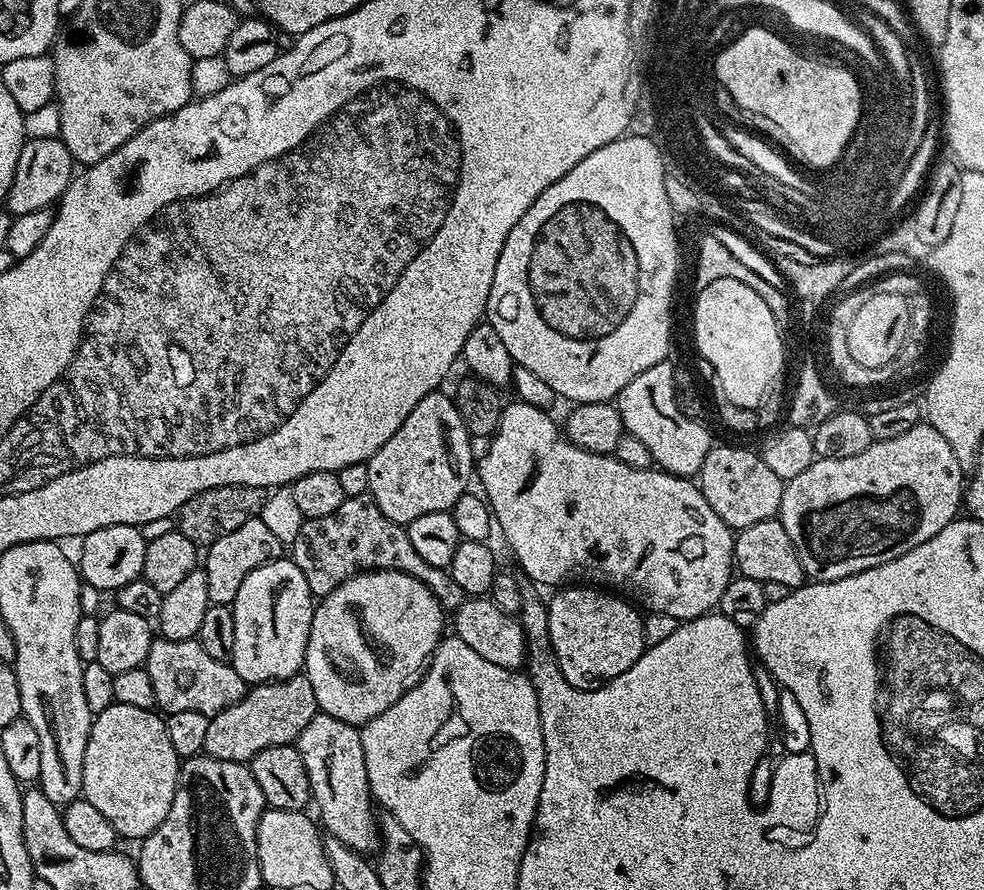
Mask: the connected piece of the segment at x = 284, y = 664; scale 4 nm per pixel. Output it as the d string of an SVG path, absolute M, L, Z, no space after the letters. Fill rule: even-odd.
M291 558L272 560L253 570L243 580L238 598L230 607L234 614L234 654L230 663L245 685L288 680L303 669L314 597L302 570Z

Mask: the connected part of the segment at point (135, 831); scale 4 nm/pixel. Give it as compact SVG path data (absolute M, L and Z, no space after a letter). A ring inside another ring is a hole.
M117 703L95 713L90 738L86 742L86 758L82 762L82 796L100 811L110 826L114 826L117 837L143 841L164 821L166 814L170 814L182 760L176 755L174 746L170 746L170 734L166 734L164 722L165 717L159 711L138 710L138 706Z

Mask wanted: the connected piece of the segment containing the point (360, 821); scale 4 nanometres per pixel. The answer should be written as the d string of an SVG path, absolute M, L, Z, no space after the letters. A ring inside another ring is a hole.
M320 712L310 718L306 730L295 740L296 749L302 754L306 778L312 787L311 803L320 811L319 823L327 835L338 838L350 850L372 854L380 846L378 816L374 809L372 787L368 781L366 758L362 754L360 728Z

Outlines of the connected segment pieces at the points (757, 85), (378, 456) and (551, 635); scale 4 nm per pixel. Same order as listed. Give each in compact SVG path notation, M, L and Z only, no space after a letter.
M753 30L749 36L744 36L741 44L729 46L728 52L720 60L720 76L728 83L728 89L736 96L736 100L744 103L744 114L754 114L769 120L786 139L792 140L801 158L812 168L827 170L839 162L861 118L862 93L854 73L835 68L832 64L807 60L802 53L795 52L782 37L772 32Z
M443 391L432 392L410 410L406 422L398 426L396 433L382 445L368 460L370 486L367 495L378 502L378 510L386 514L394 522L408 525L414 518L422 518L422 514L447 512L462 498L462 494L469 491L474 480L474 456L472 460L473 437L469 436L466 426L462 422L462 414L458 414L455 399L451 395L443 396Z
M564 586L547 601L548 605L548 639L550 651L556 657L556 665L560 667L560 673L580 692L601 688L603 684L609 684L618 674L630 670L634 662L646 650L644 642L644 616L641 609L635 603L627 604L619 600L616 595L608 590L601 590L596 586Z

